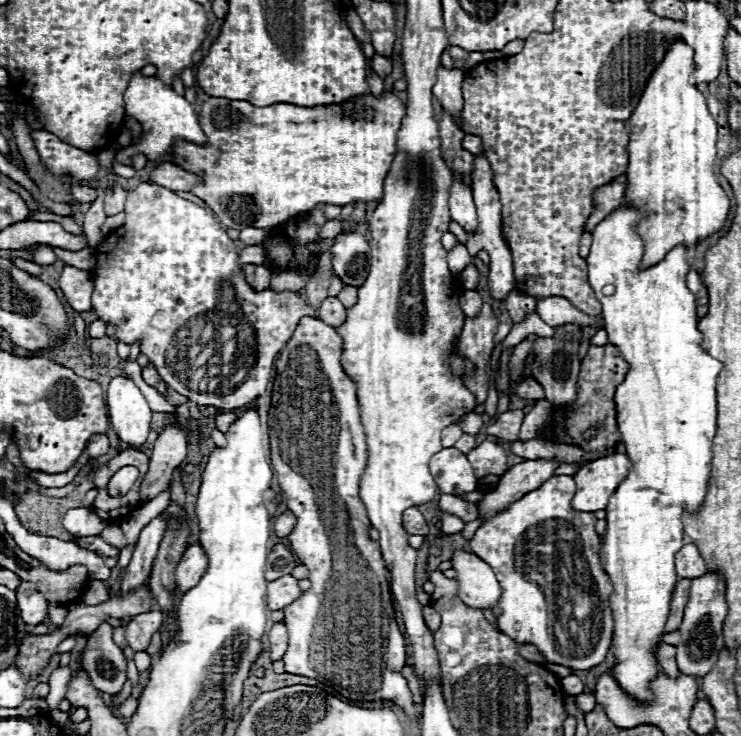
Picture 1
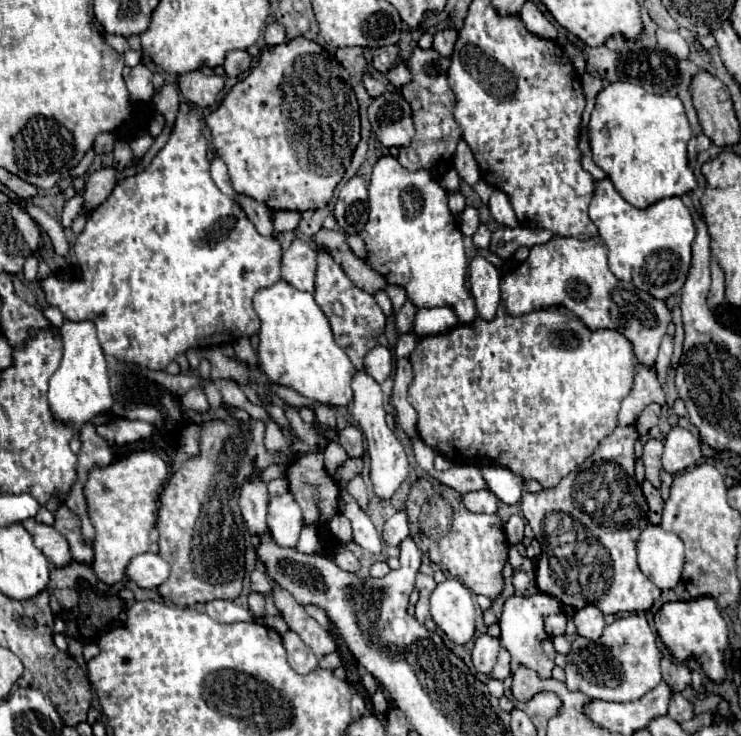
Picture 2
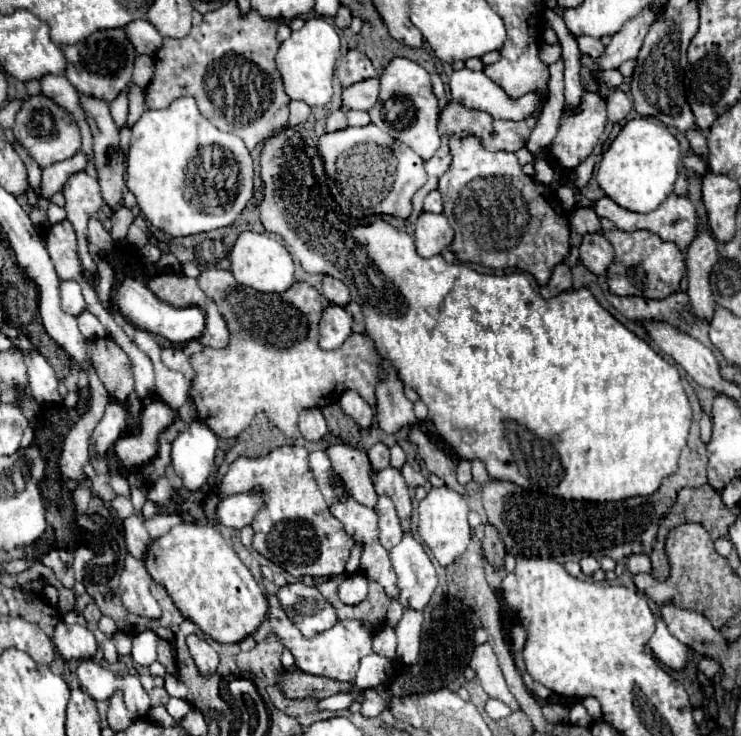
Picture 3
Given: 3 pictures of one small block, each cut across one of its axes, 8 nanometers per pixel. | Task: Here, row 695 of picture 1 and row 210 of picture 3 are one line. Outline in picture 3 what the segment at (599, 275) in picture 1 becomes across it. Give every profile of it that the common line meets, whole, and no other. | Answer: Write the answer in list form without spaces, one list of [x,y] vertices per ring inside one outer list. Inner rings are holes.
[[[634,118],[626,122],[608,152],[602,156],[596,180],[608,198],[630,212],[656,210],[674,188],[680,166],[680,144],[670,130],[652,118]]]

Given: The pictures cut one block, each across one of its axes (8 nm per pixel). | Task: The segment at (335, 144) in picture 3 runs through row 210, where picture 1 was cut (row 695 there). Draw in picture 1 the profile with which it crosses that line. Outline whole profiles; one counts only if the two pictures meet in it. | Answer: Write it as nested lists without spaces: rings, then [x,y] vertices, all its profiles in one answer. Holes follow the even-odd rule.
[[[304,316],[280,352],[276,360],[276,380],[274,380],[274,410],[278,414],[268,416],[270,426],[270,450],[272,466],[286,494],[288,510],[298,518],[296,528],[288,536],[292,550],[300,562],[310,570],[312,588],[284,608],[284,624],[290,634],[290,644],[284,654],[286,672],[306,678],[322,680],[350,700],[370,702],[370,700],[392,700],[404,708],[406,714],[416,716],[416,706],[408,690],[406,678],[400,670],[406,662],[404,636],[396,624],[392,594],[388,584],[388,570],[380,554],[378,542],[370,540],[368,528],[370,520],[366,508],[358,496],[360,478],[366,468],[366,442],[364,426],[360,422],[360,410],[356,400],[356,386],[344,374],[340,366],[342,338],[336,330],[318,318]]]

